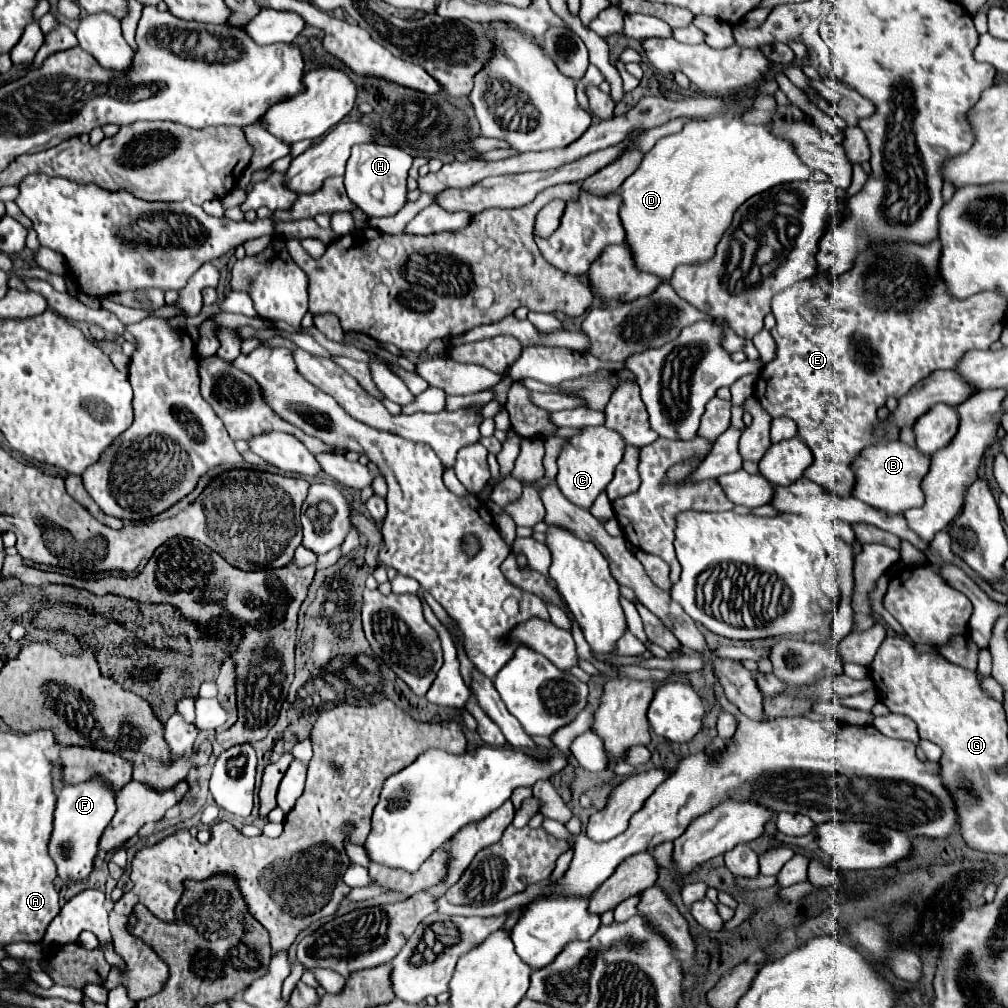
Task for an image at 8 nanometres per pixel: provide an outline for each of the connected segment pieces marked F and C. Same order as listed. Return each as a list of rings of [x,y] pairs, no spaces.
[[[93,776],[81,784],[63,786],[57,798],[55,826],[49,842],[49,856],[57,866],[57,876],[63,880],[85,880],[93,872],[93,862],[99,850],[99,840],[109,826],[117,806],[117,790],[113,790],[103,776]]]
[[[605,426],[595,428],[583,428],[579,436],[569,438],[569,444],[561,450],[561,456],[557,460],[559,474],[557,474],[557,486],[559,490],[577,506],[589,510],[597,496],[605,490],[605,486],[613,480],[615,466],[621,462],[625,450],[625,440]]]

